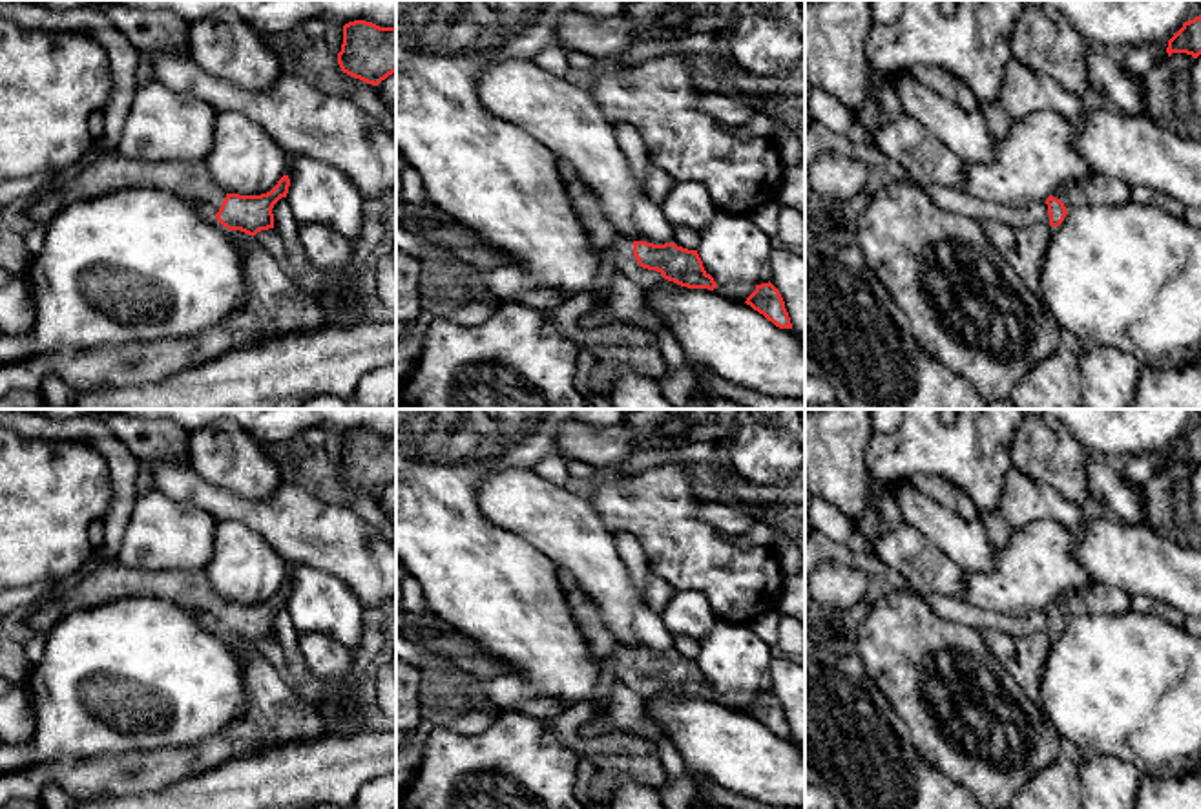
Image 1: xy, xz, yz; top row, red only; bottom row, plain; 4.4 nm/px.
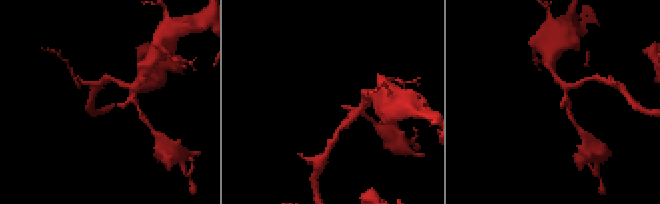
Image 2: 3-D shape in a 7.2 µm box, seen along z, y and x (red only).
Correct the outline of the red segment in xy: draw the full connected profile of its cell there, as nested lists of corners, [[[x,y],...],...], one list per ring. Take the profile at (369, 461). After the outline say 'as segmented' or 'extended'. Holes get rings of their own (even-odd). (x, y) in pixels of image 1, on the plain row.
[[[365,429],[345,433],[338,473],[343,482],[378,495],[396,480],[396,436]]]; as segmented

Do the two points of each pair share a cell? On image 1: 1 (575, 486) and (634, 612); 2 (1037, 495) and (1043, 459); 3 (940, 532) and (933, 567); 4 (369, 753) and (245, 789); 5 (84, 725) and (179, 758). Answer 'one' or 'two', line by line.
1: two
2: two
3: two
4: one
5: two

